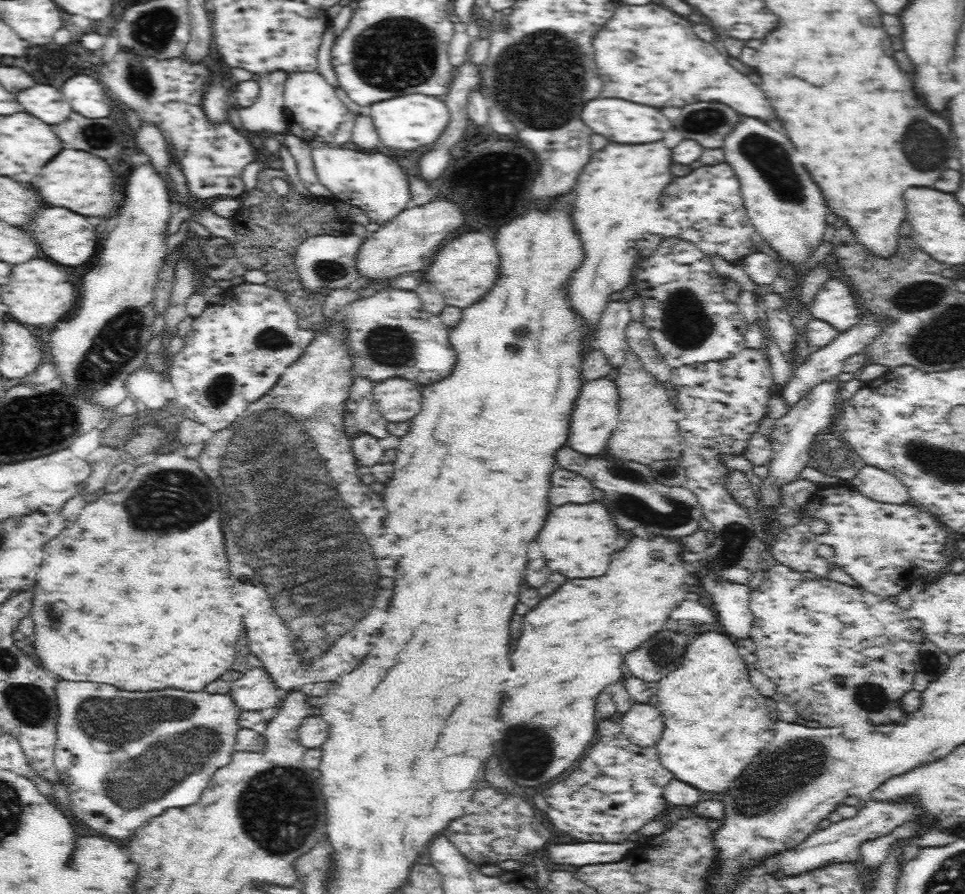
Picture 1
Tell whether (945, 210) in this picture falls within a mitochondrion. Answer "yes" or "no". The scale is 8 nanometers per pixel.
no

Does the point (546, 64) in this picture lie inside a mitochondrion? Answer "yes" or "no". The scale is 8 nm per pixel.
yes

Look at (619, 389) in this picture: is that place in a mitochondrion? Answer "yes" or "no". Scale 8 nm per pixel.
no

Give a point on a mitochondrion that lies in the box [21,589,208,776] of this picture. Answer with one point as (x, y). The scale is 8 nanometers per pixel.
(54, 616)

